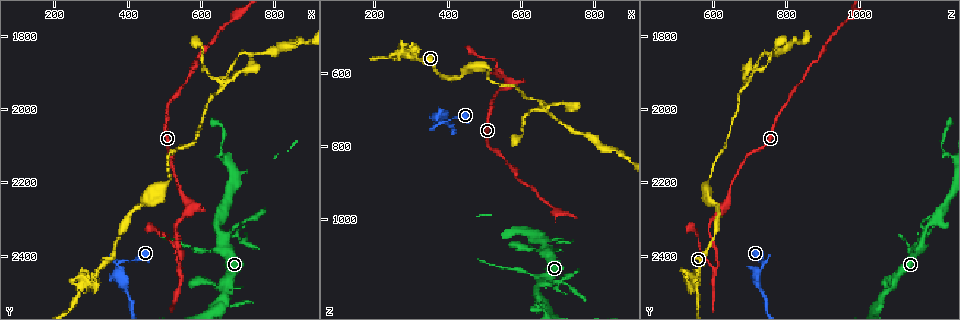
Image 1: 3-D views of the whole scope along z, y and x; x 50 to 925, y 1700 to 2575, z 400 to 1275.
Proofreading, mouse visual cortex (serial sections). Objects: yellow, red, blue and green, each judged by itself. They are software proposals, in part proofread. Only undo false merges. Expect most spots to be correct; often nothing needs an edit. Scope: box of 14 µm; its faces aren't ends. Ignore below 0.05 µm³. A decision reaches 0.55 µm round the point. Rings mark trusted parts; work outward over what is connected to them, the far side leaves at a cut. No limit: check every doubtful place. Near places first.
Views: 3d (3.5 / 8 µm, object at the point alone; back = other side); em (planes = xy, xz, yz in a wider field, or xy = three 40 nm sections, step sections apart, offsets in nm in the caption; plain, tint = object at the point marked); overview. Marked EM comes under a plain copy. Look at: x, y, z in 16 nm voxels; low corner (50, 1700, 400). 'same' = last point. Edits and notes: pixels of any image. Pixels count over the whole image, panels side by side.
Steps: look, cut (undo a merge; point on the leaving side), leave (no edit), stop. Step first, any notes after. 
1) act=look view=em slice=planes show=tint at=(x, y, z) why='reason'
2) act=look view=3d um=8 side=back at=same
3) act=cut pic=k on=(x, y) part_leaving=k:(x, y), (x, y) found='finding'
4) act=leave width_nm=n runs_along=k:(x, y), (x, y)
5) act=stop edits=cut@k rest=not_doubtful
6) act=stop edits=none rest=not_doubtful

act=look view=3d um=3.5 side=back at=(685, 2330, 1180) why='thick turns thin'

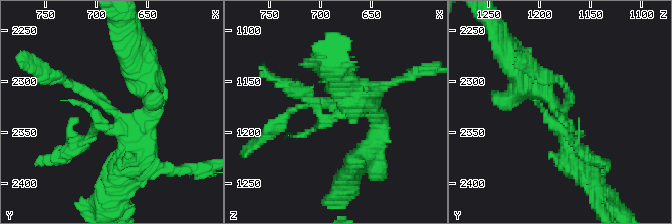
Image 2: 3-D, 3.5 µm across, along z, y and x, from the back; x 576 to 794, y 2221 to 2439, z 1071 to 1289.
act=look view=em slice=xy step=2 show=tint at=(684, 2336, 1180)

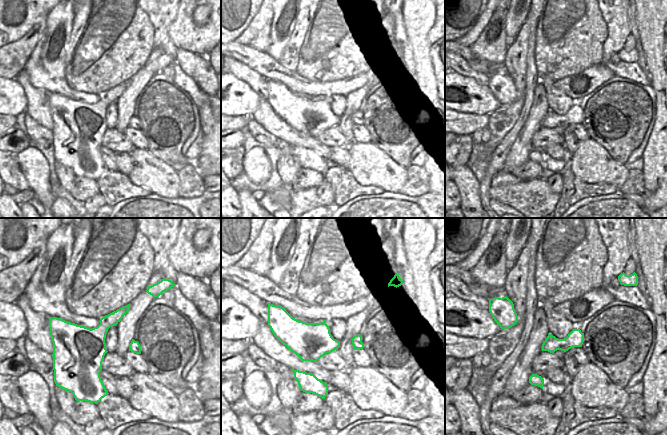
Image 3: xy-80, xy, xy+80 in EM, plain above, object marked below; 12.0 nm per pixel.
act=leave runs_along=2:(124, 165), (137, 138), (63, 79) found='one cell here'

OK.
act=look view=3d um=3.5 at=(290, 2465, 560) why='arms part here'

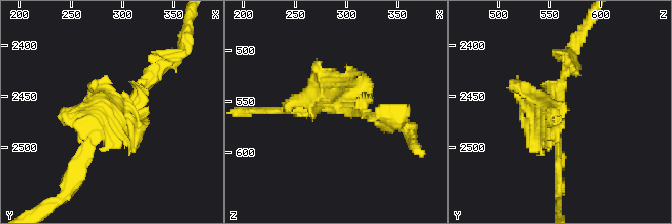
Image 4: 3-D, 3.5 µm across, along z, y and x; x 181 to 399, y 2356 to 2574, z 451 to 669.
act=look view=em slice=xy step=2 show=tint at=(292, 2474, 554) why='shape alone is not enough'

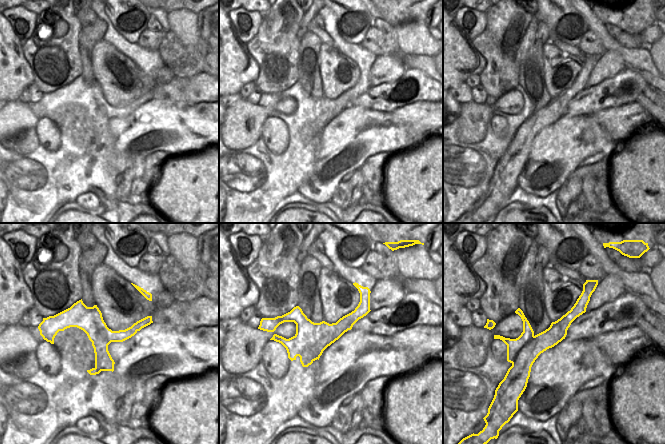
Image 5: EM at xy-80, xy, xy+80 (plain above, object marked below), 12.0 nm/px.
act=cut pic=4 on=(288, 103) part_leaving=4:(331, 100), (294, 100), (285, 103) found='a second cell is stuck on'

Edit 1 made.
act=look view=overview

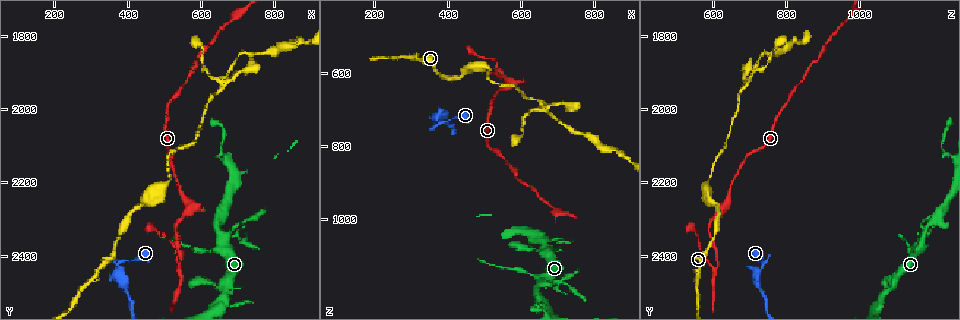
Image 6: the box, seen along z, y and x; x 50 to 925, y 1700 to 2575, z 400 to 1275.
act=look view=em slice=xy step=2 show=tint at=(380, 2415, 735) why='sharp bend'

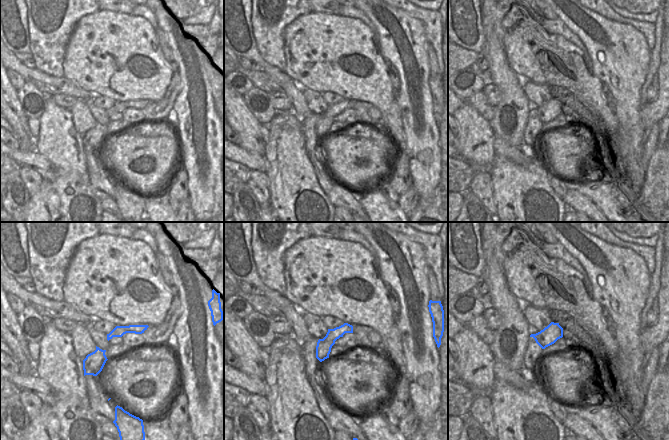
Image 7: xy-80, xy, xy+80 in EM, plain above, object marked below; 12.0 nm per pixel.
act=look view=3d um=3.5 side=back at=same why='see where the arms go'

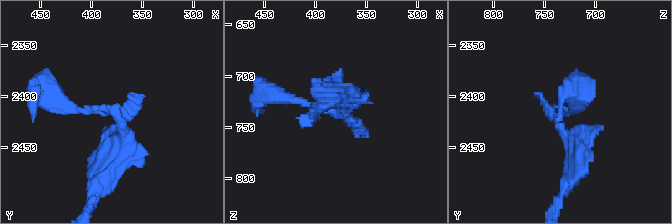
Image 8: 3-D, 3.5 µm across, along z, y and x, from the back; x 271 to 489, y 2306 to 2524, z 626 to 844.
act=leave found='all the same cell'

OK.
act=look view=3d um=3.5 at=(565, 2270, 625)

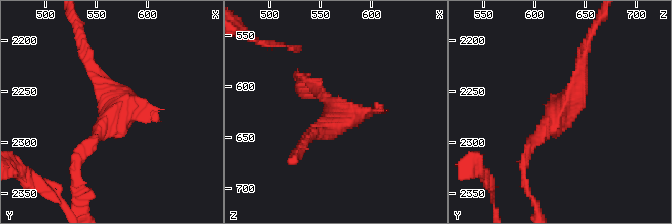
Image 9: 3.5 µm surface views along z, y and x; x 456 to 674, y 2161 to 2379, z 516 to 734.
act=look view=em slice=xy step=1 show=tint at=(570, 2264, 630)

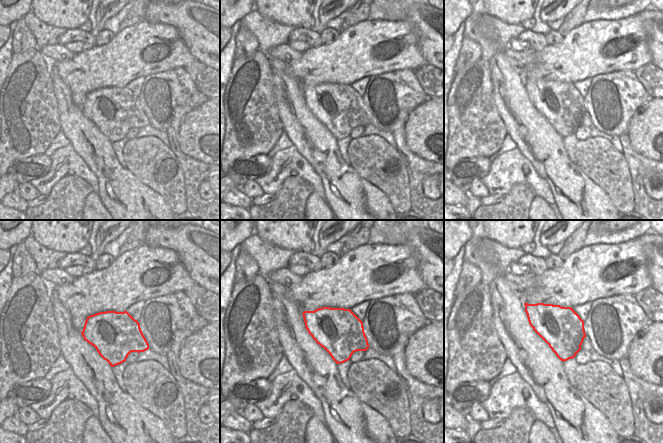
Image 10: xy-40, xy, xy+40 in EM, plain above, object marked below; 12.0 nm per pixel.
act=leave runs_along=9:(584, 55), (574, 95), (528, 150) found='all the same cell'

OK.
act=look view=3d um=8 at=(525, 2340, 595) why='narrows sharply'

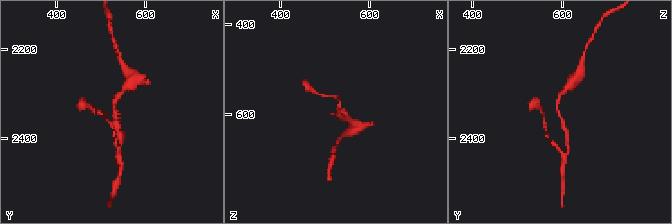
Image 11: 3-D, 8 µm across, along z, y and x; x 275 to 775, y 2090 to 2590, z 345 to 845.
act=look view=em slice=xy step=5 show=tint at=(525, 2335, 585) arm_widths_nm=150,200 why='shape alone is not enough'

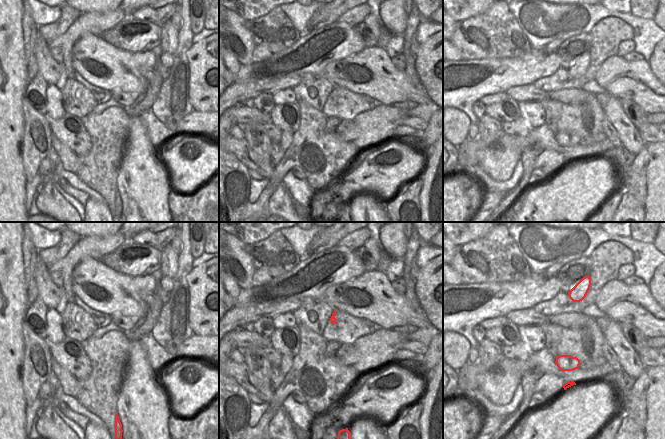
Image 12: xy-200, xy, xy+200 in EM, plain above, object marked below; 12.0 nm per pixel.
act=leave found='all the same cell'

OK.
act=look view=3d um=3.5 at=(545, 2430, 610) why='abrupt turn'

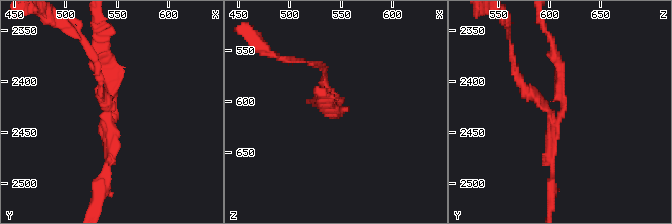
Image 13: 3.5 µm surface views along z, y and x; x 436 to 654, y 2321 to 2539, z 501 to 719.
act=look view=em slice=xy step=1 show=tint at=(544, 2434, 612) why='shape alone is not enough'

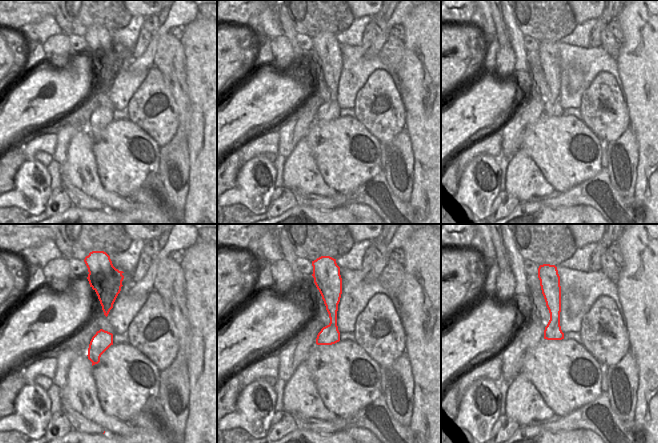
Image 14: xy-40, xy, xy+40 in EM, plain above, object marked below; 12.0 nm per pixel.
act=leave runs_along=14:(323, 293), (332, 307), (329, 342) found='continuous, no second cell'

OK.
act=look view=3d um=8 at=(665, 1930, 690) why='sharp bend'

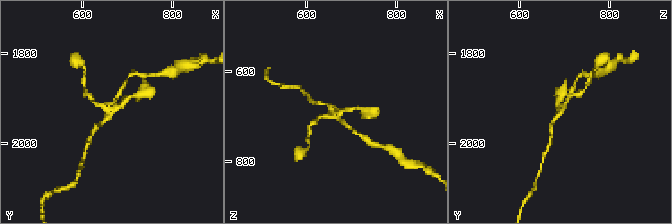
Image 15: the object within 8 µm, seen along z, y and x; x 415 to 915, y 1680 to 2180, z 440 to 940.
act=look view=3d um=3.5 at=(660, 1935, 690) why='zoom in'

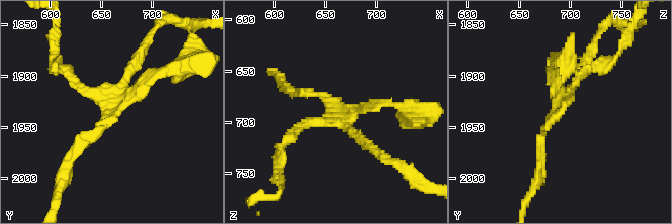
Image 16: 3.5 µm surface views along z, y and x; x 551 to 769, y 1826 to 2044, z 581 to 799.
act=look view=em slice=xy step=2 show=tint at=(662, 1934, 690) arms=4 arm_widths_nm=100,150,150,150 why='shape alone is not enough'

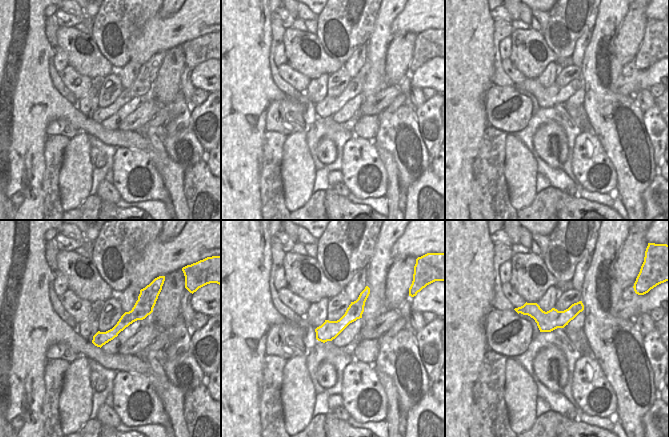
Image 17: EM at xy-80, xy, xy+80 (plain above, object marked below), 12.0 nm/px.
act=leave found='all the same cell'

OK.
act=stop edits=cut@4 rest=not_doubtful

